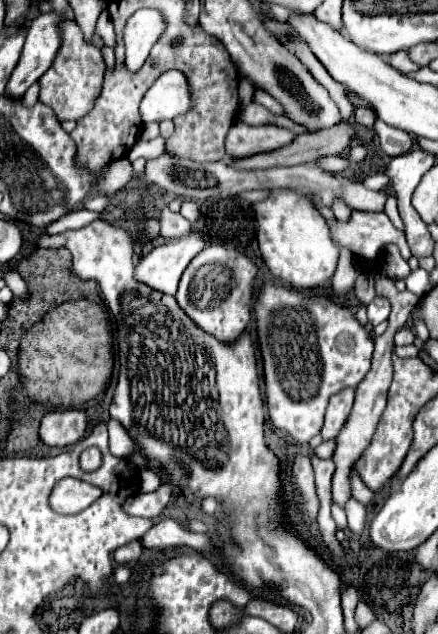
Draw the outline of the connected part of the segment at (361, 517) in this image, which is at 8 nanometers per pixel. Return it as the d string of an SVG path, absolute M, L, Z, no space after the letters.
M350 499L350 505L346 505L346 515L348 515L348 529L352 535L360 537L364 527L366 527L366 509L360 505L356 499Z

